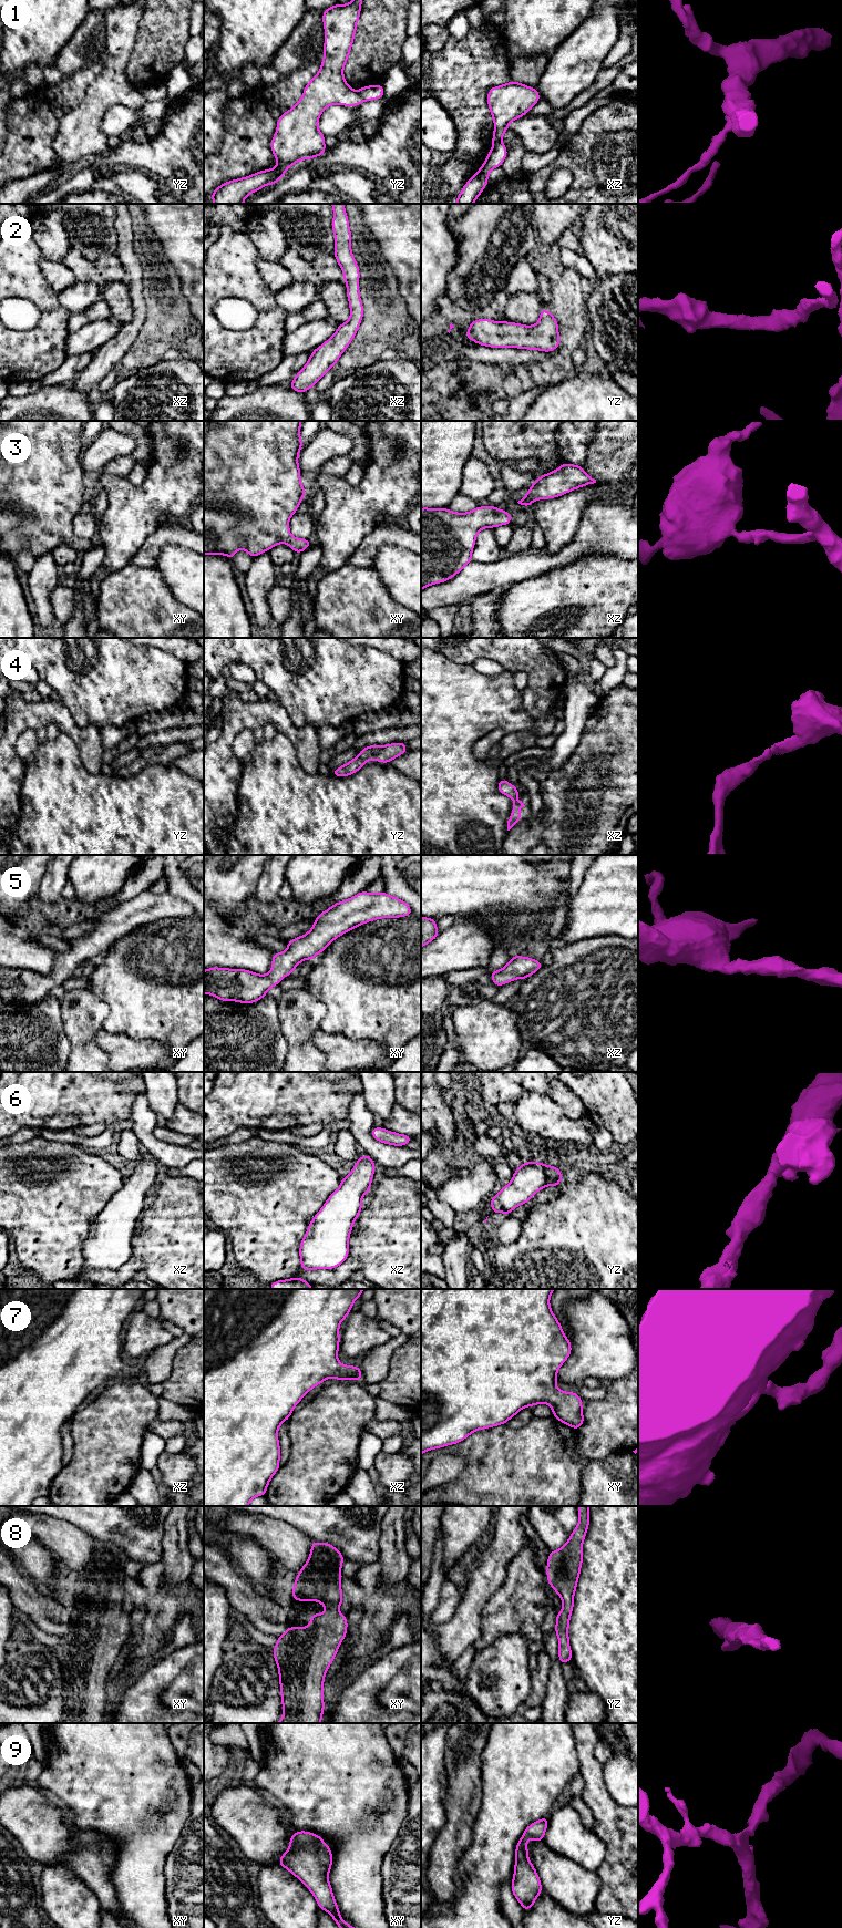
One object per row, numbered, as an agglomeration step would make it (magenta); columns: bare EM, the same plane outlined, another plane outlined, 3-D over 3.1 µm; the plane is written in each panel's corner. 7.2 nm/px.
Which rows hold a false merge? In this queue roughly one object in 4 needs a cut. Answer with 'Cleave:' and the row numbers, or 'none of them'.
Cleave: 1

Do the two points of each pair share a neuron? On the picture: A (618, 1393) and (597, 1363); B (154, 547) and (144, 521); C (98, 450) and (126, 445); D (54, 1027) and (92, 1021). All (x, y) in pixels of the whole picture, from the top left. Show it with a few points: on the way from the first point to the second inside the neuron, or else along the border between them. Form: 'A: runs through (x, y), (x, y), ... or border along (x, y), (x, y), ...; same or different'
A: border along (626, 1377), (613, 1381); different
B: border along (161, 523), (134, 555); different
C: runs through (104, 447), (106, 445), (120, 445); same
D: border along (59, 1002), (62, 1028), (71, 1050); different

